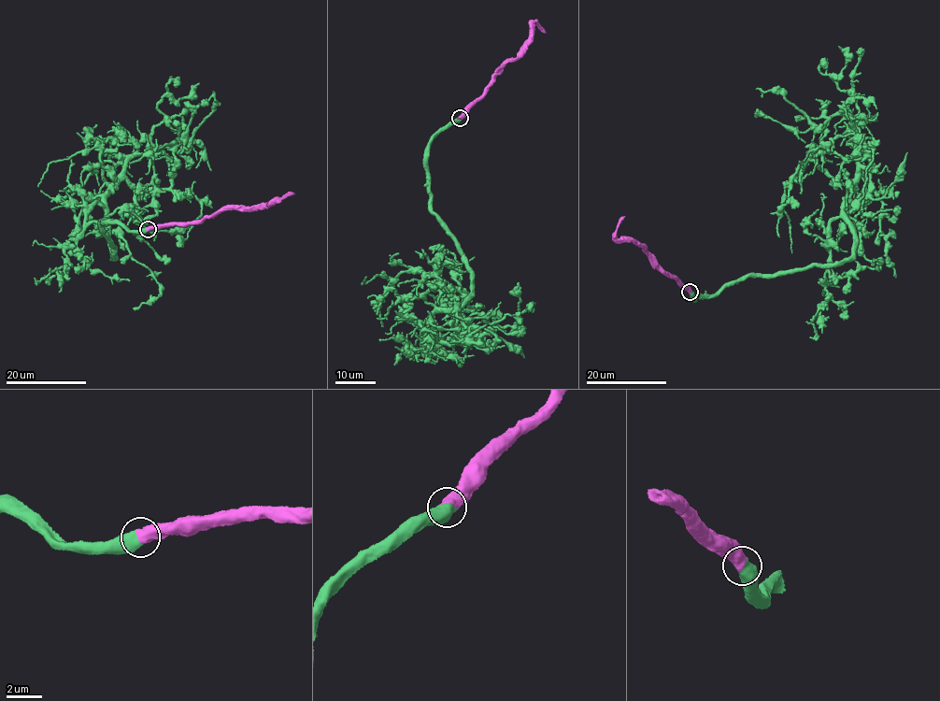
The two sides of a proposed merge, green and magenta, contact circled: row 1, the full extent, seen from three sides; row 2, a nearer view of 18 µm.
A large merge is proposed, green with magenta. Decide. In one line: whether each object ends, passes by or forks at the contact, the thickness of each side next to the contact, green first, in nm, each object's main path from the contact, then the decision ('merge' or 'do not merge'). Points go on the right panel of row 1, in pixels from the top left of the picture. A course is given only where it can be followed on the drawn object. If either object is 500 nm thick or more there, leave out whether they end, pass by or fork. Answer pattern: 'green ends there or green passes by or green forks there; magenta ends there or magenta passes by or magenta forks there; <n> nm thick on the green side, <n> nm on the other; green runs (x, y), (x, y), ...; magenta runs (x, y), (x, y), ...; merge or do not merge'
700 nm thick on the green side, 600 nm on the other; green runs (690, 292), (712, 297), (748, 277), (851, 254), (849, 118), (819, 127), (781, 94), (761, 97); magenta runs (690, 292), (681, 287), (675, 277), (653, 266), (644, 246), (633, 240), (617, 239), (615, 231), (625, 216); merge

